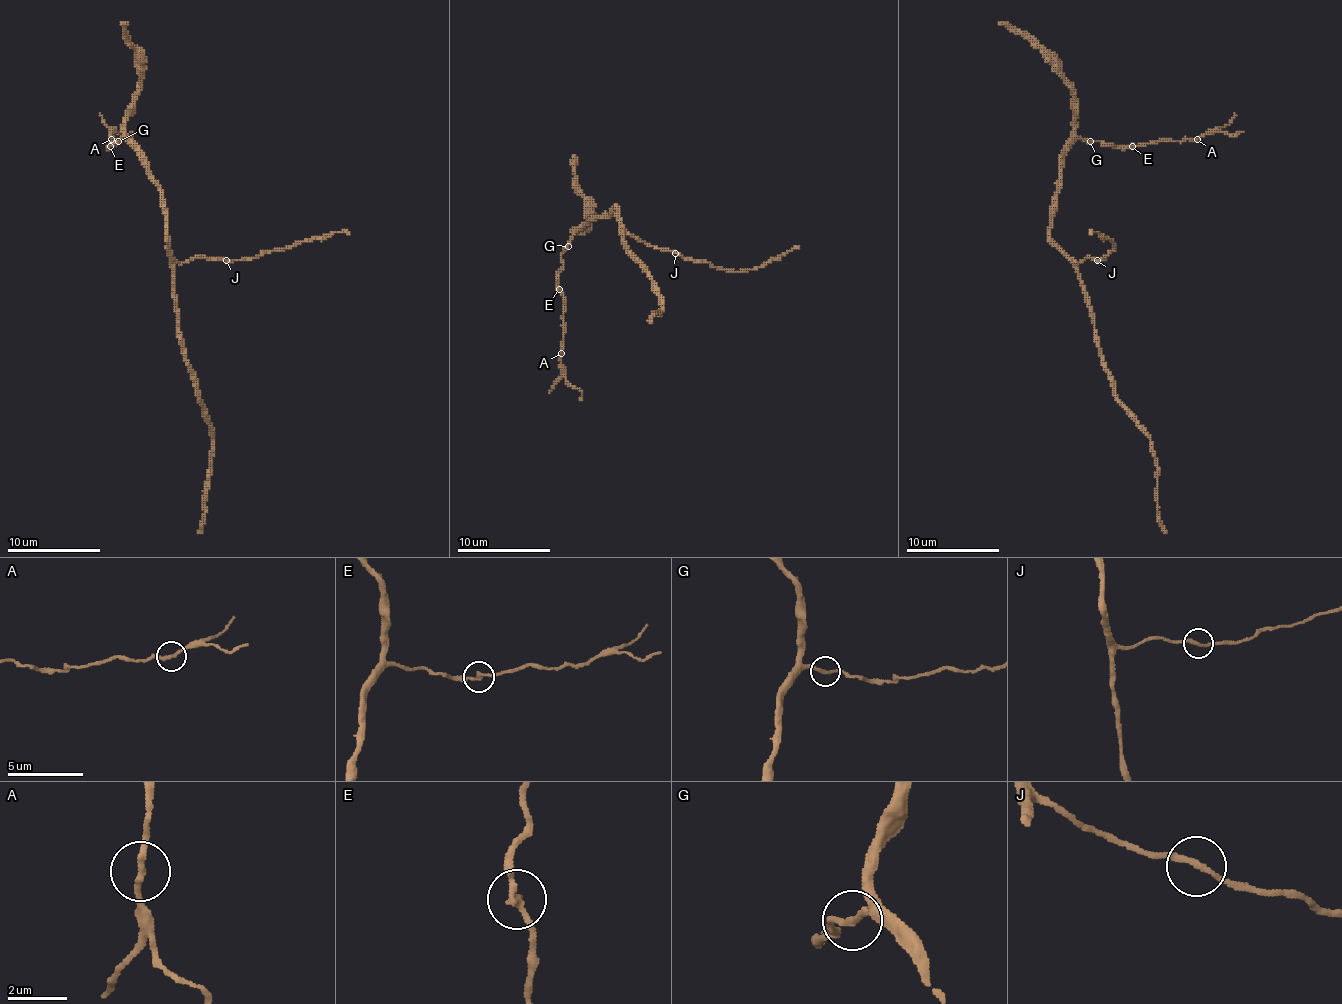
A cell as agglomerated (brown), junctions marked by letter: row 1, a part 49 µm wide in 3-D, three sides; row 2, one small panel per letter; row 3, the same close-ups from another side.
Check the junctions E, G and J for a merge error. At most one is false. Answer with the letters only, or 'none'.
none

